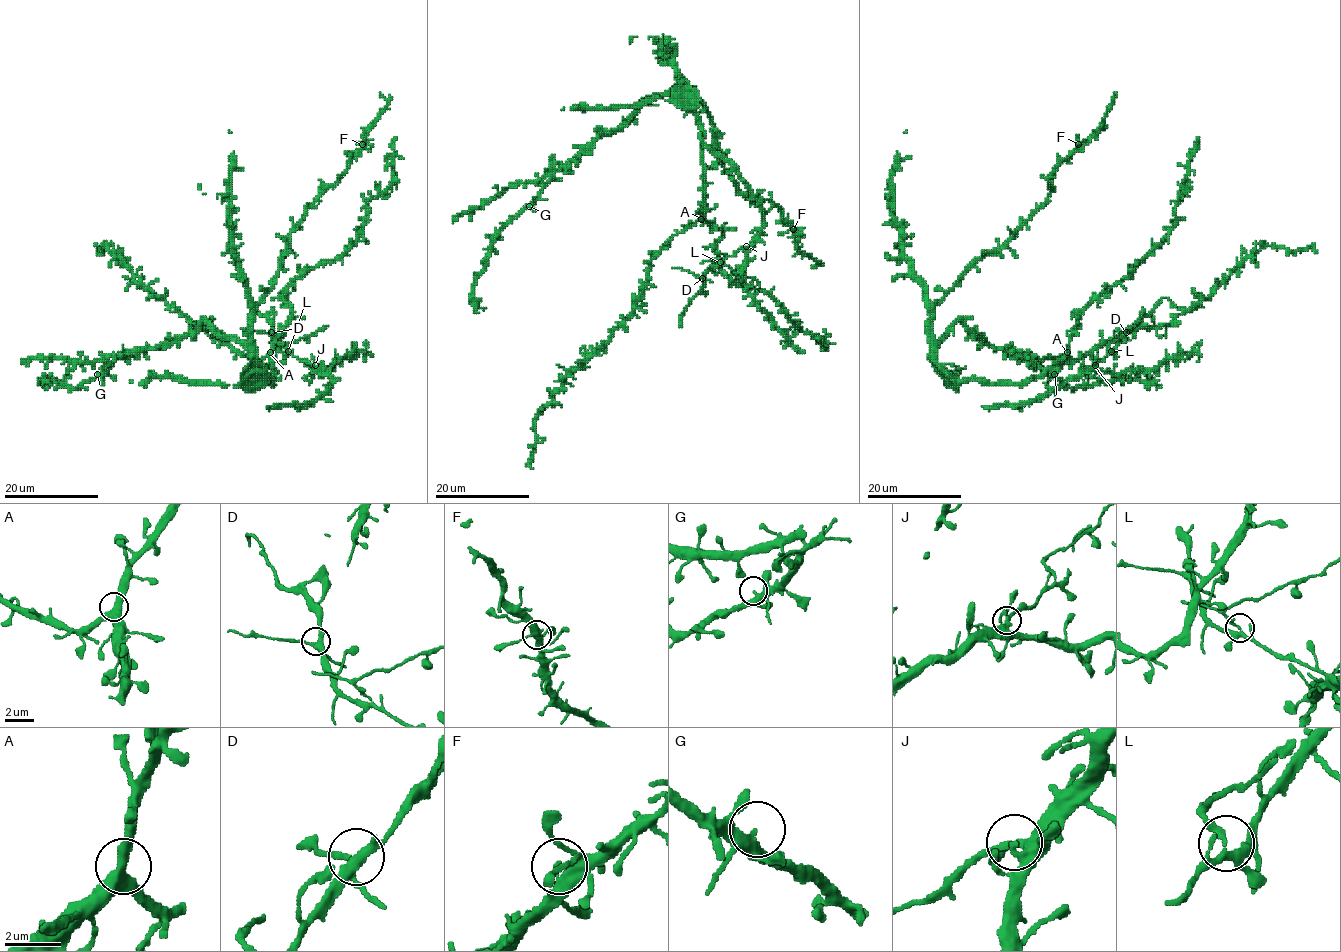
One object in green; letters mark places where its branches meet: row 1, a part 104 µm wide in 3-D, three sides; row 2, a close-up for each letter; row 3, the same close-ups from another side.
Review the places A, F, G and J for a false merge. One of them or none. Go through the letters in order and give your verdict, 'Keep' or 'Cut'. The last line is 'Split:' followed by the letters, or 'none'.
A: Keep
F: Keep
G: Keep
J: Cut
Split: J

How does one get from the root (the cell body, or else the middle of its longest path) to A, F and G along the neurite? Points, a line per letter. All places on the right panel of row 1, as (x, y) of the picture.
A: (987, 382), (1029, 382), (1039, 378), (1067, 352)
F: (987, 382), (956, 380), (936, 361), (930, 331), (934, 306), (1045, 203), (1048, 177), (1078, 144)
G: (987, 382), (956, 380), (935, 358), (935, 346), (959, 321), (982, 342), (1017, 350), (1054, 374)

